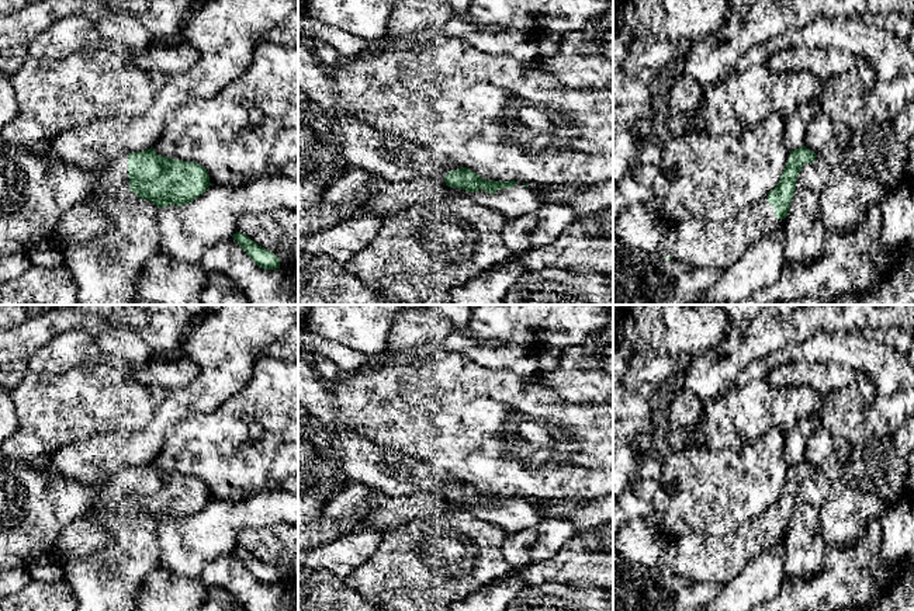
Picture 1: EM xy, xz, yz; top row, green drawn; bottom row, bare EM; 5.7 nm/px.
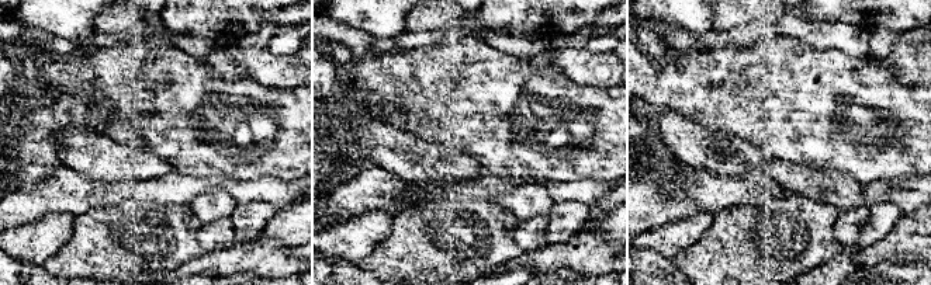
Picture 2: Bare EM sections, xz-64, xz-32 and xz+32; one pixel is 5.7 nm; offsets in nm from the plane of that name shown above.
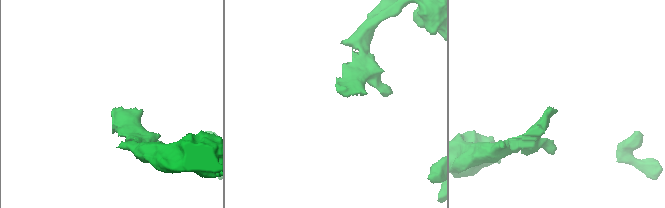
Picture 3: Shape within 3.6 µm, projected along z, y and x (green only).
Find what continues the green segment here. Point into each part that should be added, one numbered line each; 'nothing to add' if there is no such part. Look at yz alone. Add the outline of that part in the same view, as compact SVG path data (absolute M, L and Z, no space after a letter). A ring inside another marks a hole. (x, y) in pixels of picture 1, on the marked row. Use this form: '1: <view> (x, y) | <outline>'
nothing to add

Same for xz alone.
1: xz (516, 201) | M520 181L512 188L502 188L494 194L485 192L478 197L478 201L485 206L502 212L508 221L537 212L541 205L534 190L532 187L526 188Z

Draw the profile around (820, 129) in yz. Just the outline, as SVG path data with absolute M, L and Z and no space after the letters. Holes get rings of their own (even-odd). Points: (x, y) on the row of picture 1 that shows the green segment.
M818 111L809 122L803 140L807 149L813 150L816 155L820 155L821 150L828 146L832 136L834 125L831 118L823 111Z

